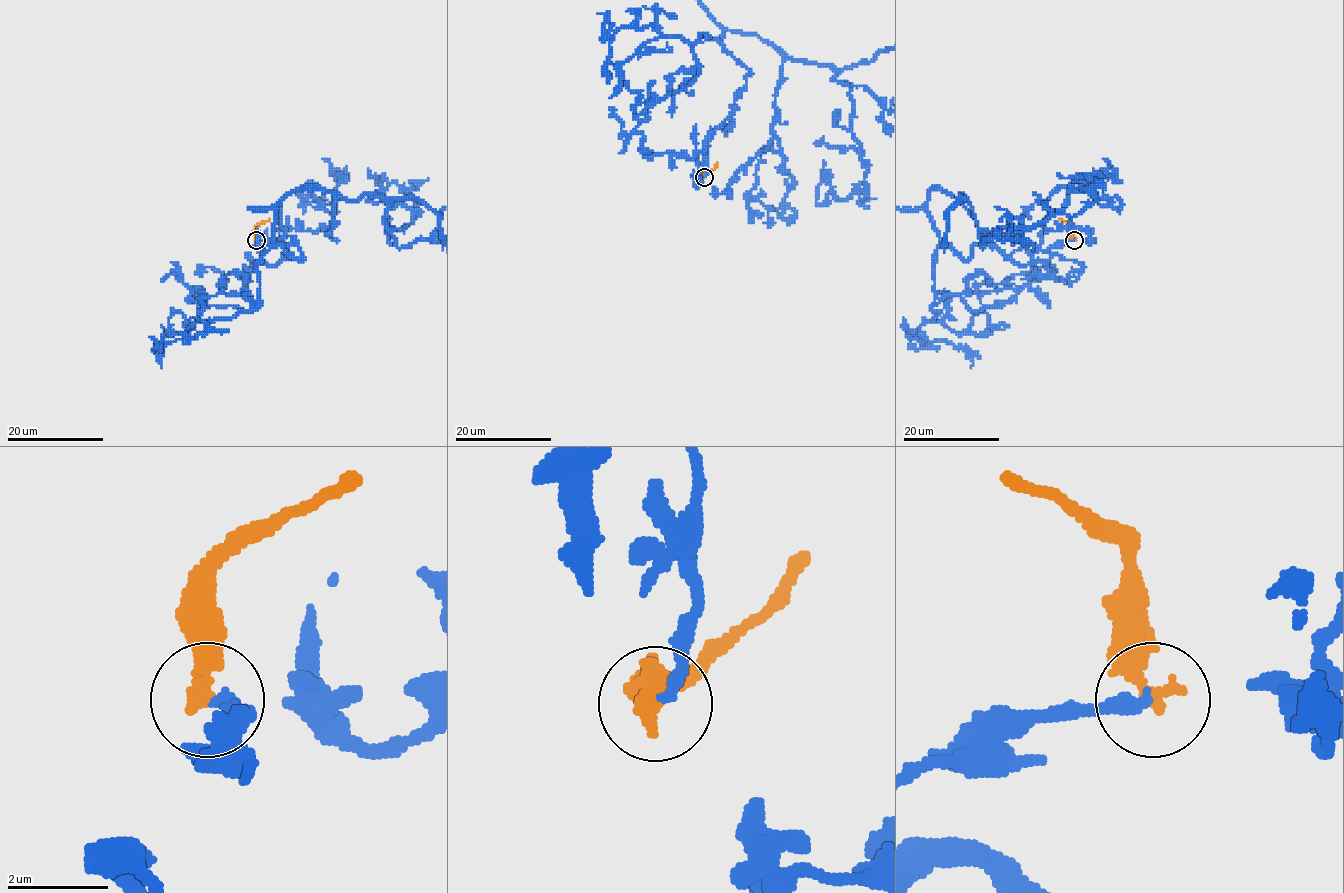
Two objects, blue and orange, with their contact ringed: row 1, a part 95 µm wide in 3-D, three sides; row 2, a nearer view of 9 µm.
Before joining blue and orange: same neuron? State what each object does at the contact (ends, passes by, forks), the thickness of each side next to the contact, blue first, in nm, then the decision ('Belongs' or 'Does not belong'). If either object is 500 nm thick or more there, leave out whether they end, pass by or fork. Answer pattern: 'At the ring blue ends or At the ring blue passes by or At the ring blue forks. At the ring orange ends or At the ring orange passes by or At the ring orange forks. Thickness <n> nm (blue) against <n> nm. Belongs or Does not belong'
At the ring blue ends. At the ring orange ends. Thickness 240 nm (blue) against 340 nm. Belongs

